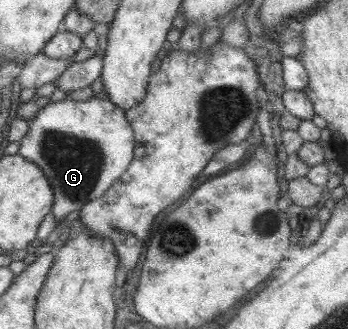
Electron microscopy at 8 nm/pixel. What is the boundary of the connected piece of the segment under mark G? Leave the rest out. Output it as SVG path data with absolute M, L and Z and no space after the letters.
M106 95L102 99L91 96L85 101L75 101L64 98L61 101L51 102L42 108L30 124L31 130L21 139L21 148L18 152L27 160L39 164L44 173L51 180L56 192L52 214L55 220L63 220L67 214L81 210L92 200L97 200L120 180L128 171L136 153L136 133L126 110L117 106Z

